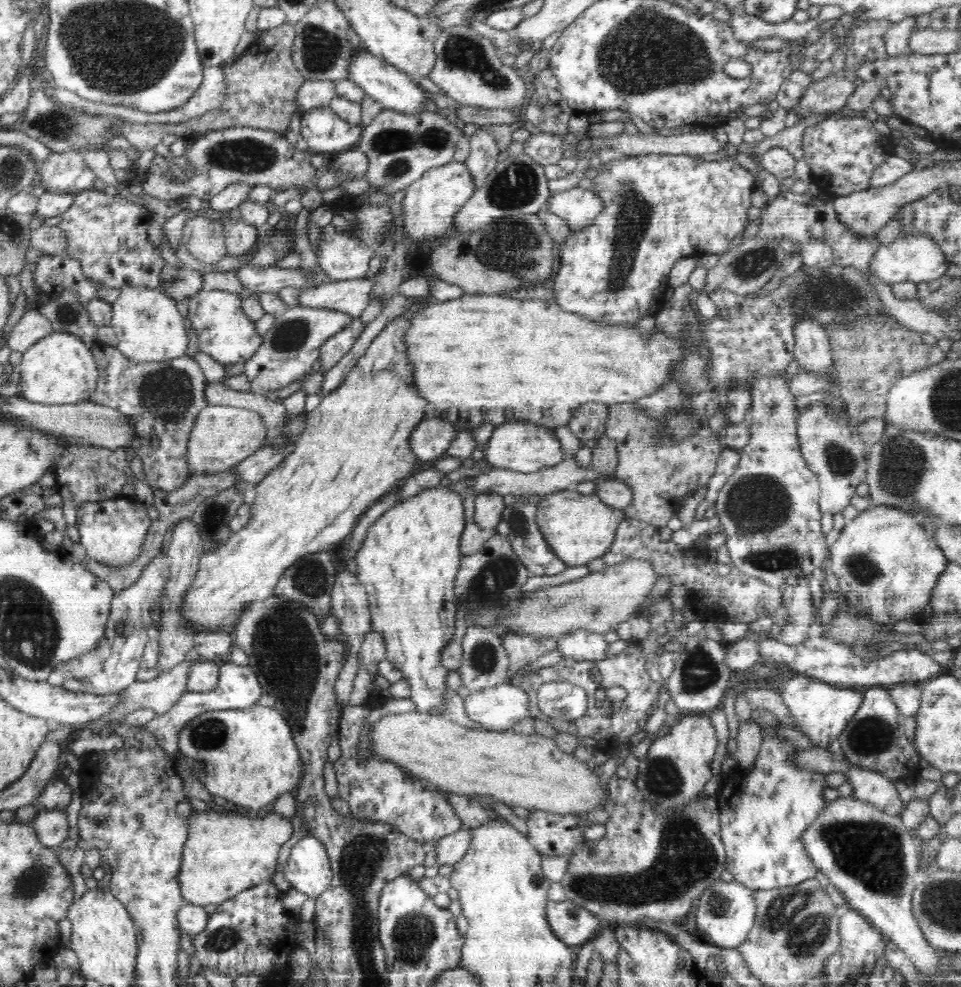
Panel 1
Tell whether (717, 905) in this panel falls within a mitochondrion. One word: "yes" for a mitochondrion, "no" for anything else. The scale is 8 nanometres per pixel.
yes

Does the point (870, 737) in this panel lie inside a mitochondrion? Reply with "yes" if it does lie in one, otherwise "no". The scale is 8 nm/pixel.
yes

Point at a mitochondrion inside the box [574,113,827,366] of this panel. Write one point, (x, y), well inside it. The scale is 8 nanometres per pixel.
(635, 213)

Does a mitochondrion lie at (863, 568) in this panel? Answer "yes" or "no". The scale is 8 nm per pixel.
yes

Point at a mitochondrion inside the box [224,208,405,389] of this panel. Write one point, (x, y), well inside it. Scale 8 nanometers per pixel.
(291, 335)

